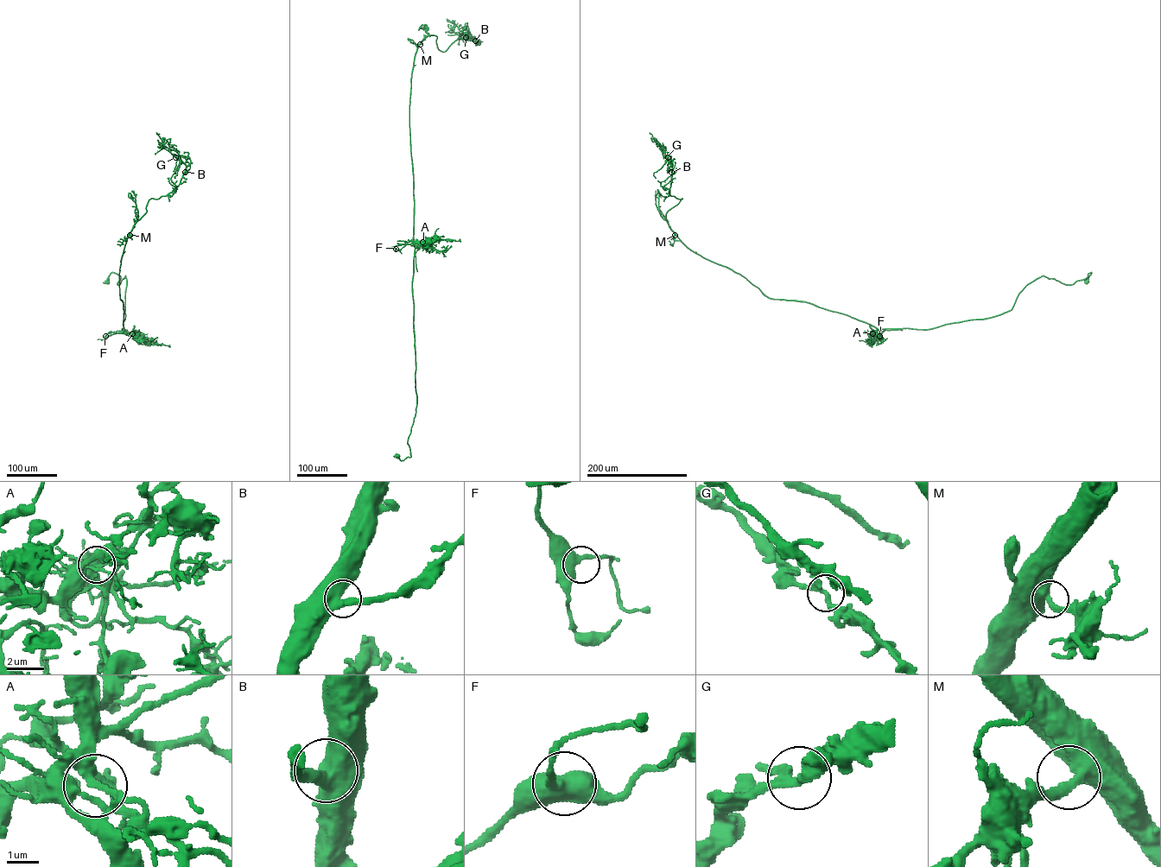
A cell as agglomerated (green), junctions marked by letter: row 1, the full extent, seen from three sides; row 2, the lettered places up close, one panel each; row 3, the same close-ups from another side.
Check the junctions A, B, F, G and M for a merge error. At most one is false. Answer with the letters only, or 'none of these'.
A

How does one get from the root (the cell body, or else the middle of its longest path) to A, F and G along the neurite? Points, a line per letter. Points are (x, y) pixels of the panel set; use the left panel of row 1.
A: (106, 281), (111, 272), (120, 277), (117, 284), (125, 275), (125, 317), (122, 329), (129, 335), (133, 333)
F: (106, 281), (111, 272), (120, 277), (117, 284), (125, 275), (122, 329), (130, 335), (117, 332), (105, 336)
G: (106, 281), (125, 275), (124, 329), (124, 244), (148, 201), (179, 184), (186, 165), (175, 157)

